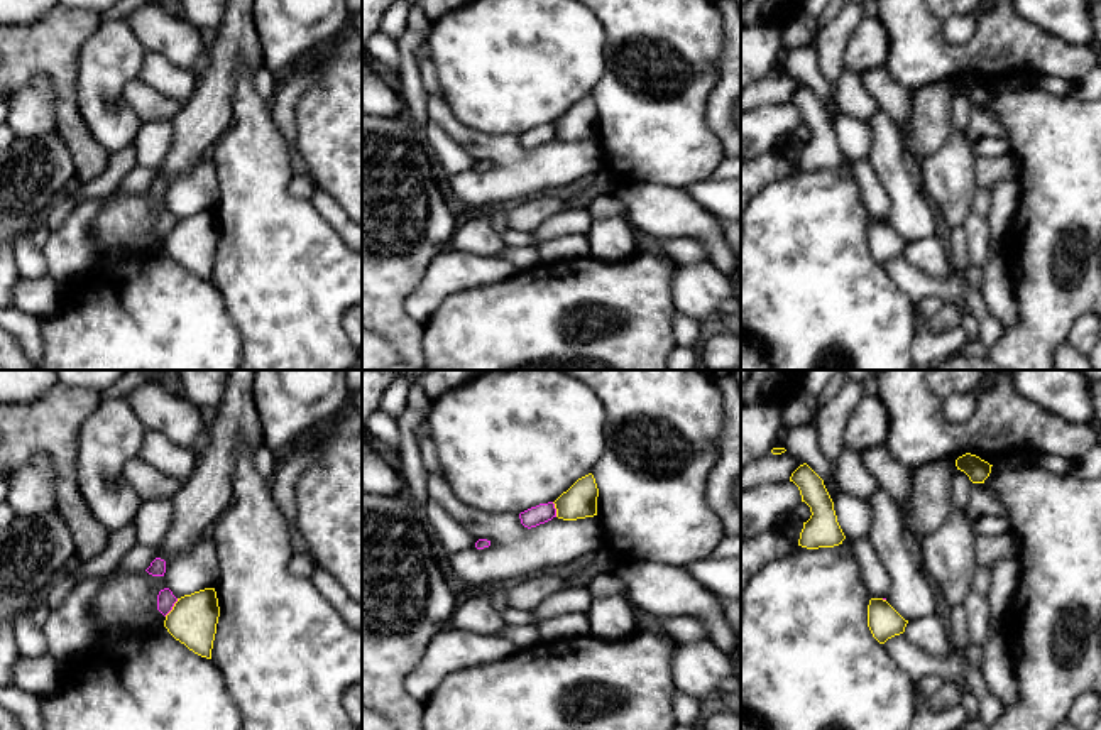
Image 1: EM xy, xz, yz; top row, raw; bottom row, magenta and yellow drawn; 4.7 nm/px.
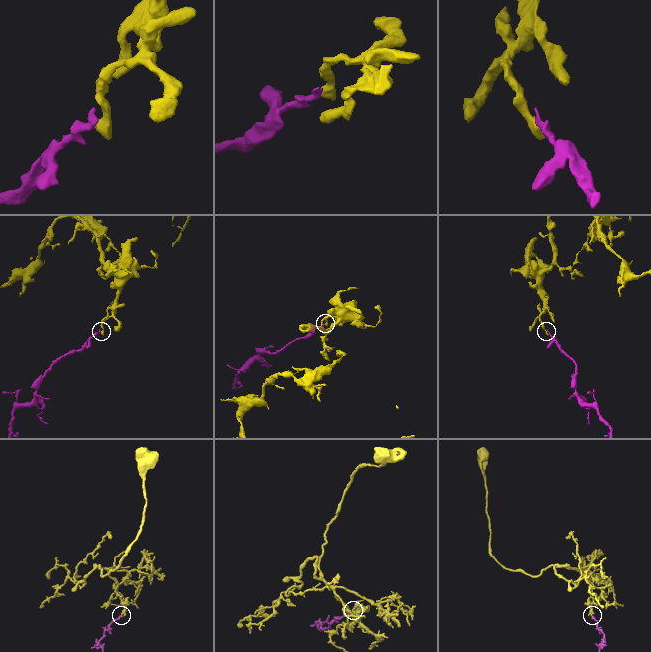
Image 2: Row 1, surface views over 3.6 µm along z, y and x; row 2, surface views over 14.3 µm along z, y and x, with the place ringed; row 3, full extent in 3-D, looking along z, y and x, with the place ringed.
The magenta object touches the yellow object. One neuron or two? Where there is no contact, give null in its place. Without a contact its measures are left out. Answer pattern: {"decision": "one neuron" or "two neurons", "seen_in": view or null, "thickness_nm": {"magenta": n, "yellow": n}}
{"decision": "two neurons", "seen_in": "xy", "thickness_nm": {"magenta": 90, "yellow": 220}}

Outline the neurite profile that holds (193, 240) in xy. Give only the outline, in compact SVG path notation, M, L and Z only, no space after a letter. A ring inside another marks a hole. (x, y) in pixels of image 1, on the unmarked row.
M215 210L178 220L166 237L164 248L194 275L211 281L220 228Z

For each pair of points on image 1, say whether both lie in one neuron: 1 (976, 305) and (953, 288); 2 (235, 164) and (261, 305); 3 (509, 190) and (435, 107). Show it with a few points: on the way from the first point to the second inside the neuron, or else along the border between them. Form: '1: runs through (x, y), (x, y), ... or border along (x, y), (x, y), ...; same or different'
1: runs through (971, 299), (958, 289); same
2: runs through (254, 200), (261, 222), (261, 269); same
3: runs through (504, 168), (476, 139), (467, 137), (457, 129); same

